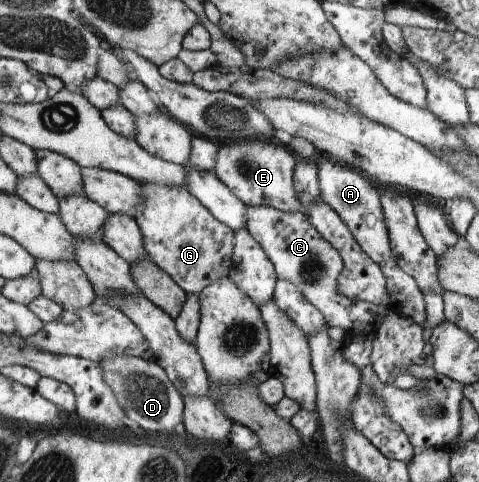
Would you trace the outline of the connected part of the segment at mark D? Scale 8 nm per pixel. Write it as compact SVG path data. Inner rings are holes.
M119 355L111 358L105 357L99 364L103 367L105 380L115 391L127 417L149 432L182 431L186 410L185 400L157 360Z

